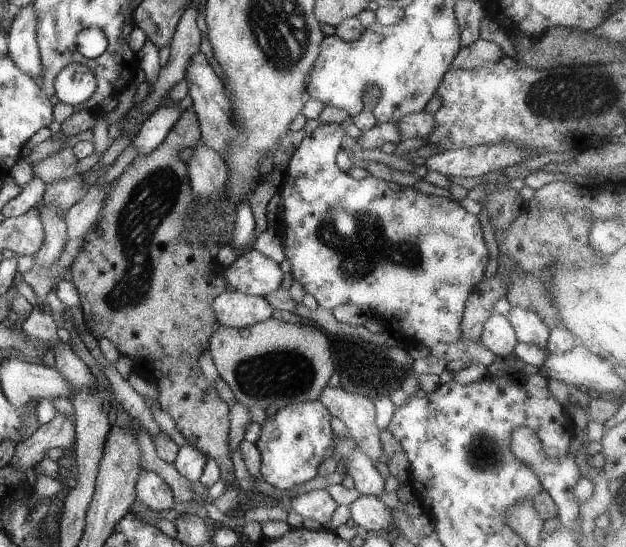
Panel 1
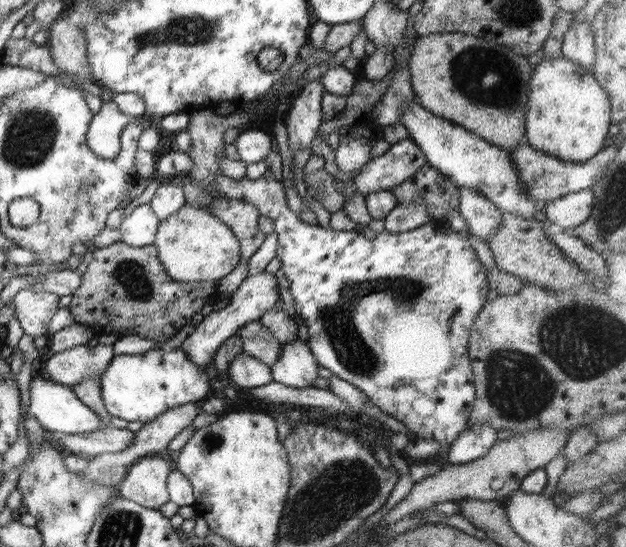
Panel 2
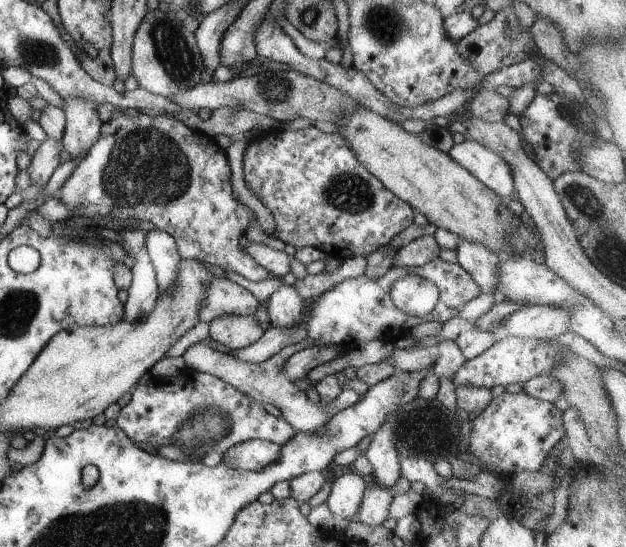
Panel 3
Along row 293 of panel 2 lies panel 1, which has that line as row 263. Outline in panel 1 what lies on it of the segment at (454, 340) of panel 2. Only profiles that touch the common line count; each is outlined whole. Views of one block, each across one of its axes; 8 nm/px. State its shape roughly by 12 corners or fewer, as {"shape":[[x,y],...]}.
{"shape":[[304,135],[277,192],[293,280],[440,360],[485,278],[480,219]]}

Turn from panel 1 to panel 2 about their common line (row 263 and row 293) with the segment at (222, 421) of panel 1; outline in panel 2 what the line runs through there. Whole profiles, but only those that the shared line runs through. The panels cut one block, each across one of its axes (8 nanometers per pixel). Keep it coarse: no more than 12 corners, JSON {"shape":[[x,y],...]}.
{"shape":[[157,248],[88,256],[67,306],[96,335],[170,340],[219,282],[172,280]]}

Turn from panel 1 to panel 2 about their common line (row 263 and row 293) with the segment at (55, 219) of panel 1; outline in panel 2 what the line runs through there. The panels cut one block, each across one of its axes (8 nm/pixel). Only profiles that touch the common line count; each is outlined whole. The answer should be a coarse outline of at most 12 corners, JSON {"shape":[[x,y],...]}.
{"shape":[[20,290],[13,298],[26,334],[49,335],[60,297]]}

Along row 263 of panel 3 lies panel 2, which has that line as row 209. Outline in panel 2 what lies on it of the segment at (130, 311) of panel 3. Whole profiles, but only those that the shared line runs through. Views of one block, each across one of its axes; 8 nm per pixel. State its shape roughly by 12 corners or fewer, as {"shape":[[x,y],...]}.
{"shape":[[149,203],[118,227],[119,241],[153,245],[159,221]]}

